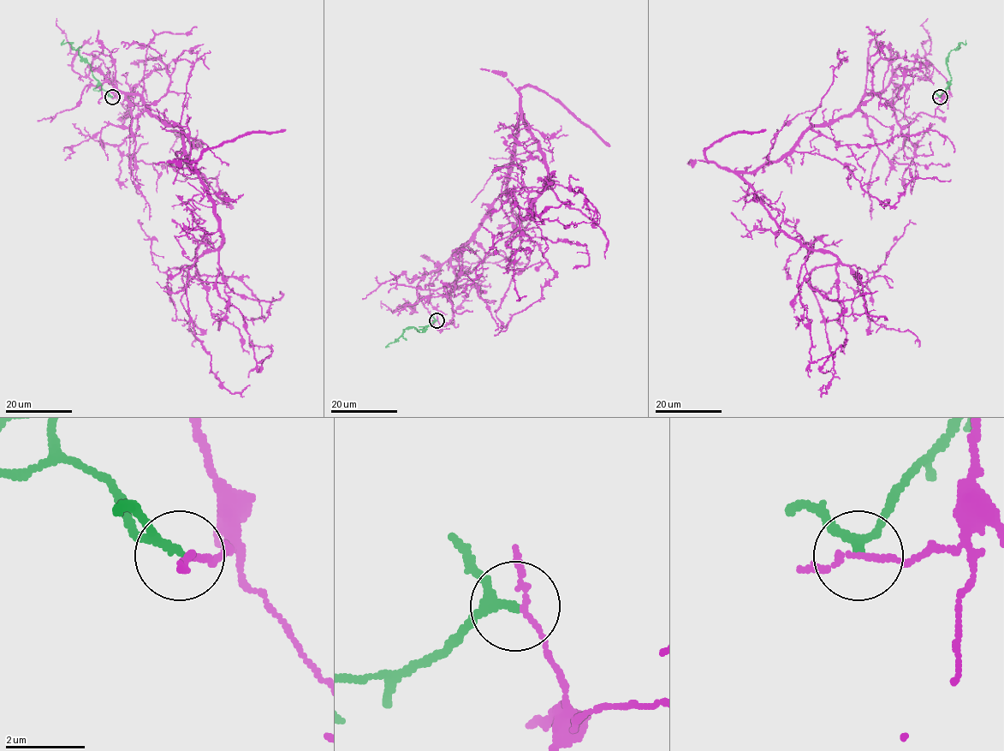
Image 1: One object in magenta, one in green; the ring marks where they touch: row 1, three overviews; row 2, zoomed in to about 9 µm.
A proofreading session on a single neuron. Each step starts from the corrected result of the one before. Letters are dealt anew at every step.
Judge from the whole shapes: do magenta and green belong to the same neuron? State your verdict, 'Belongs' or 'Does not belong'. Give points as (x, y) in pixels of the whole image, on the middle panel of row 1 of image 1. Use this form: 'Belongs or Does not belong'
Does not belong

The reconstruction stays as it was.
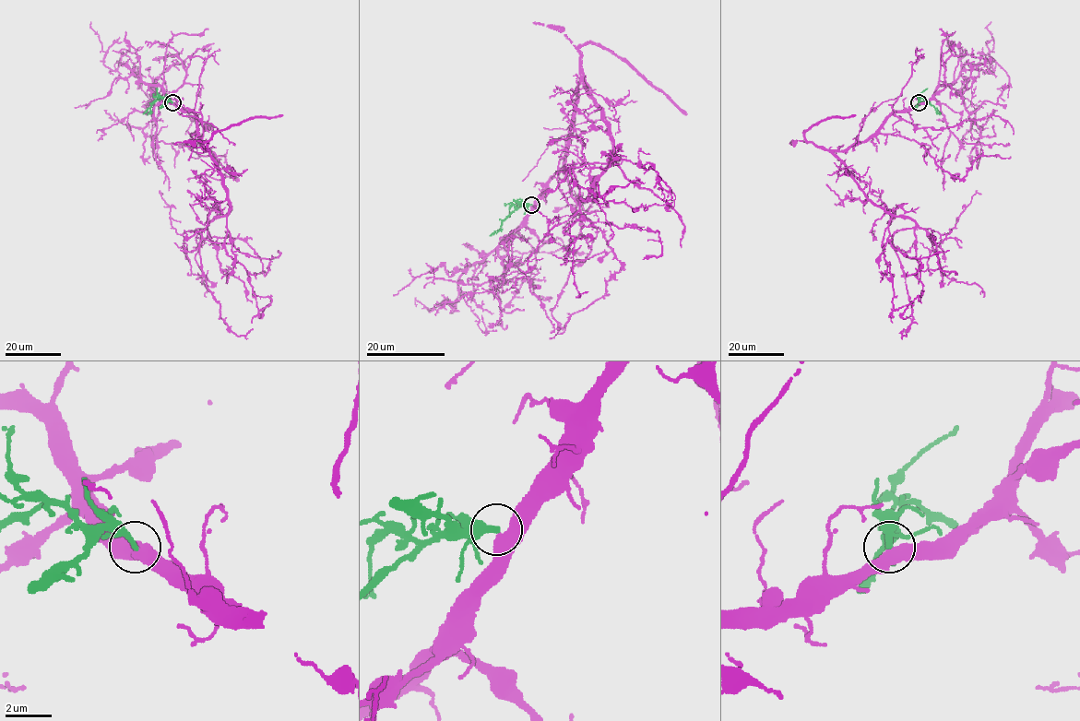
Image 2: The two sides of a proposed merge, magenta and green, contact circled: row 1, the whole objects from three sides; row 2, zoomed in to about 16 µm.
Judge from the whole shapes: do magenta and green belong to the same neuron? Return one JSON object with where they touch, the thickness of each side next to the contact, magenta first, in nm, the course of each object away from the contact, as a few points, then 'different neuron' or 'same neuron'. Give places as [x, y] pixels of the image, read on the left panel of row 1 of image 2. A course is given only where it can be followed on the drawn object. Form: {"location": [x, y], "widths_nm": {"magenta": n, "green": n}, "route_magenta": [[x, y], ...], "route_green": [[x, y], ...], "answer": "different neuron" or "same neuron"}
{"location": [172, 102], "widths_nm": {"magenta": 420, "green": 200}, "route_magenta": [[172, 102], [194, 114], [230, 206], [201, 234], [207, 288], [231, 331], [244, 336], [253, 328]], "route_green": [[172, 102], [160, 97], [143, 114]], "answer": "different neuron"}

